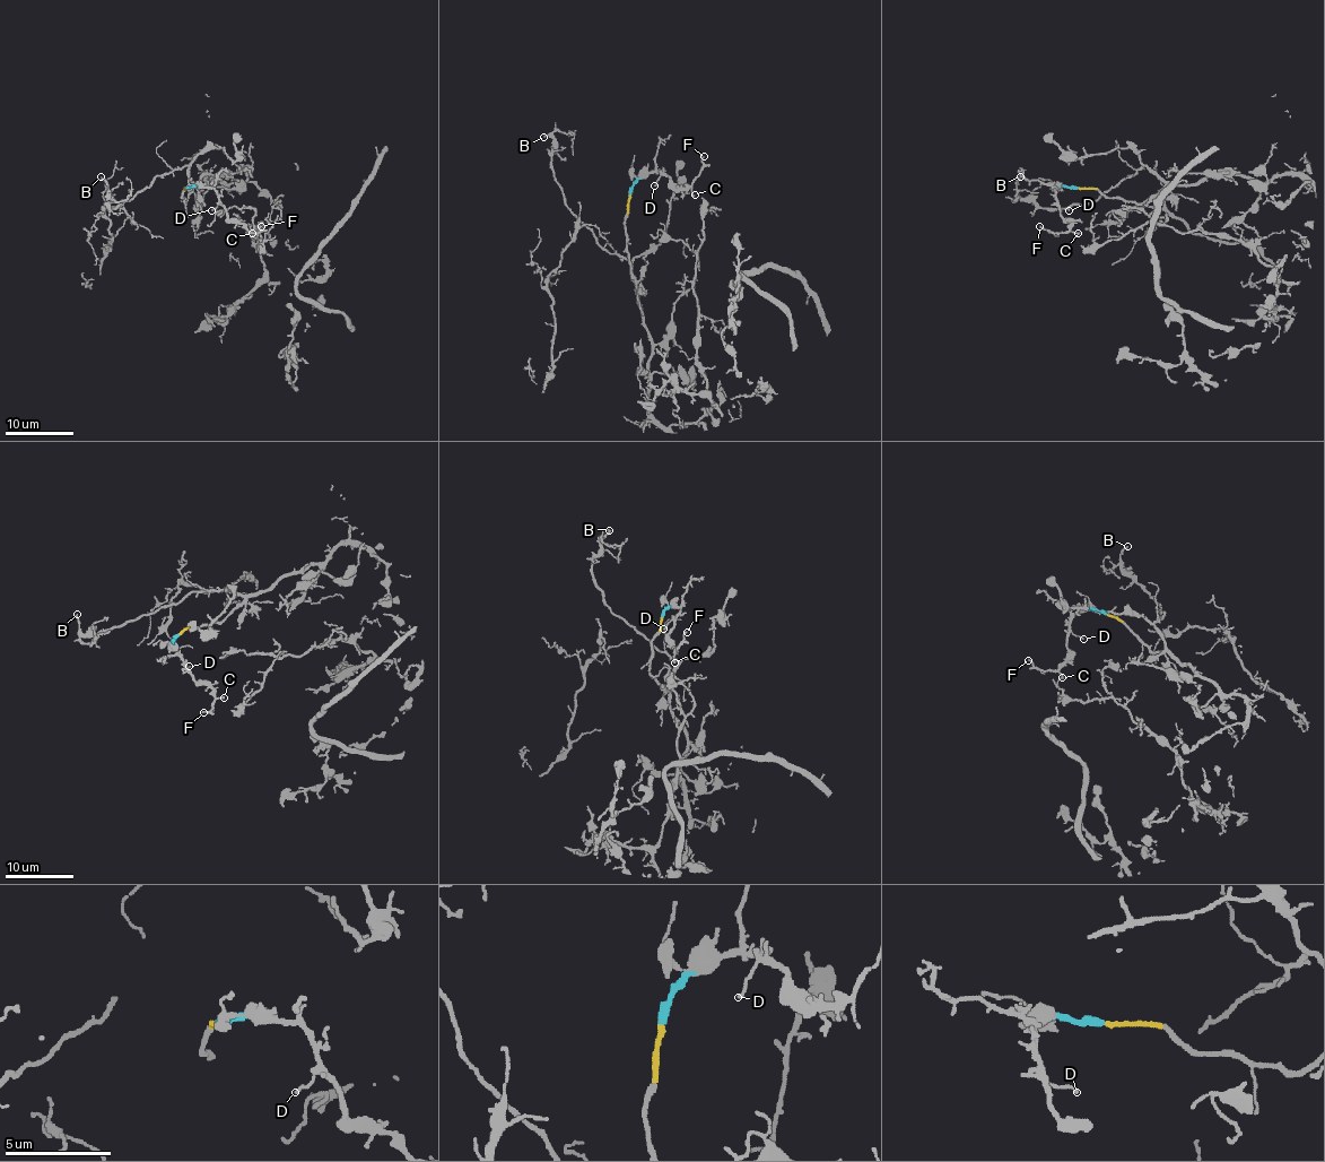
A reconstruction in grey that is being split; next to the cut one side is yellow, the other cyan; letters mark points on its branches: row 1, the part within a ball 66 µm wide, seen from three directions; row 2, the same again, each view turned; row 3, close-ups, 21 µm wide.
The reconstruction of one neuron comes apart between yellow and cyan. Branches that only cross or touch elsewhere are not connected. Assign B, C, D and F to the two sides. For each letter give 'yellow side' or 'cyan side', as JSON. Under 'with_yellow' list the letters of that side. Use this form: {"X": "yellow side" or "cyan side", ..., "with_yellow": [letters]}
{"B": "yellow side", "C": "cyan side", "D": "cyan side", "F": "cyan side", "with_yellow": ["B"]}

